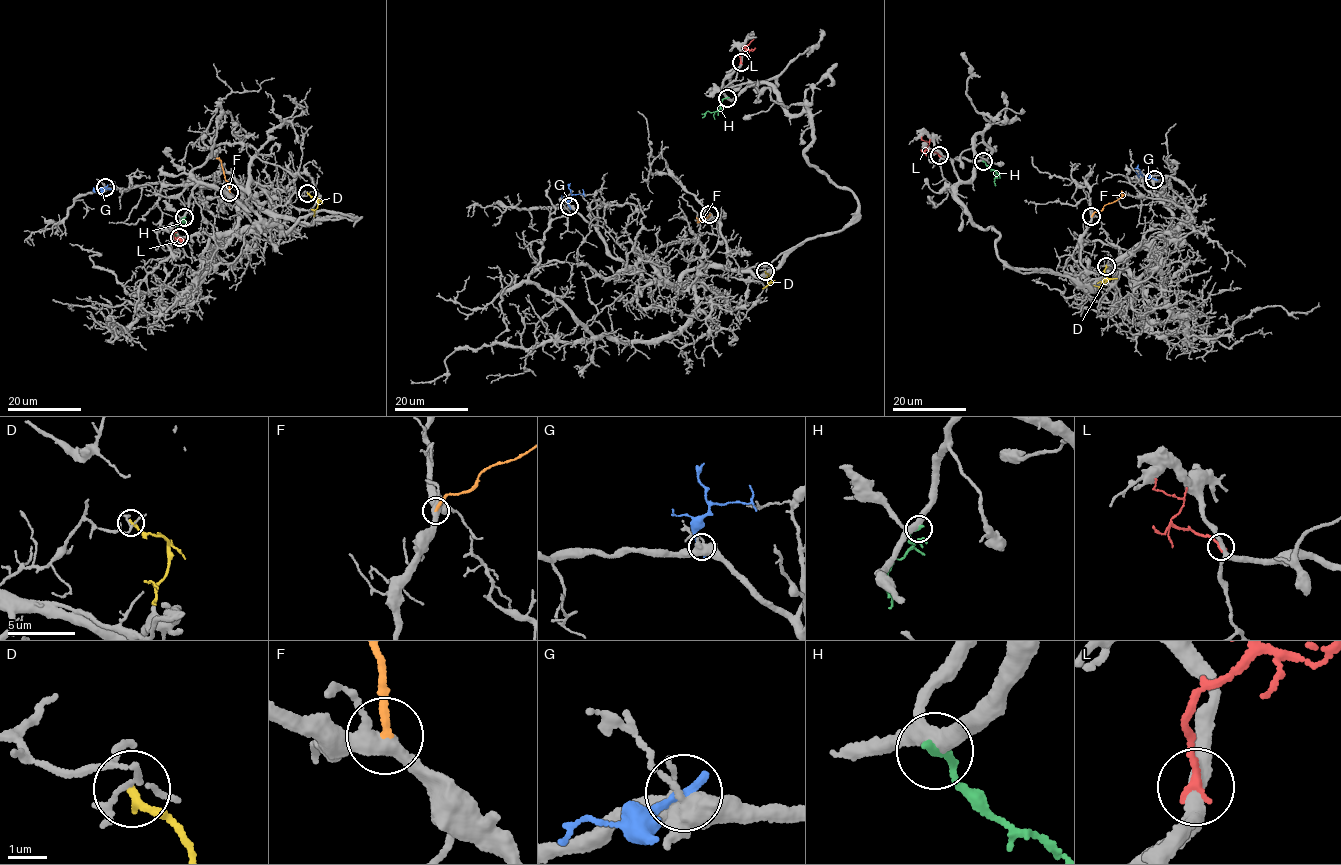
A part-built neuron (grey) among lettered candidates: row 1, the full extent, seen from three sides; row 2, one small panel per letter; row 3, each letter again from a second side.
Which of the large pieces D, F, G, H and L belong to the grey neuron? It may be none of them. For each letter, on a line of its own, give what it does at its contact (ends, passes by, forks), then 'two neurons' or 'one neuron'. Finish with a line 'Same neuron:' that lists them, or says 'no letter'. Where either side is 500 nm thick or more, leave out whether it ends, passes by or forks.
D: it ends there; two neurons
F: it ends there; one neuron
G: two neurons
H: it ends there; two neurons
L: it ends there; two neurons
Same neuron: F

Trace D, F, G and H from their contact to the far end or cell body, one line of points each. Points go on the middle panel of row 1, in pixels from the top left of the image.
D: (765, 271), (771, 280), (768, 283), (764, 280), (767, 276)
F: (710, 215), (698, 222), (697, 217)
G: (569, 206), (569, 198), (581, 194), (583, 189)
H: (727, 98), (717, 111), (707, 110), (702, 117)

